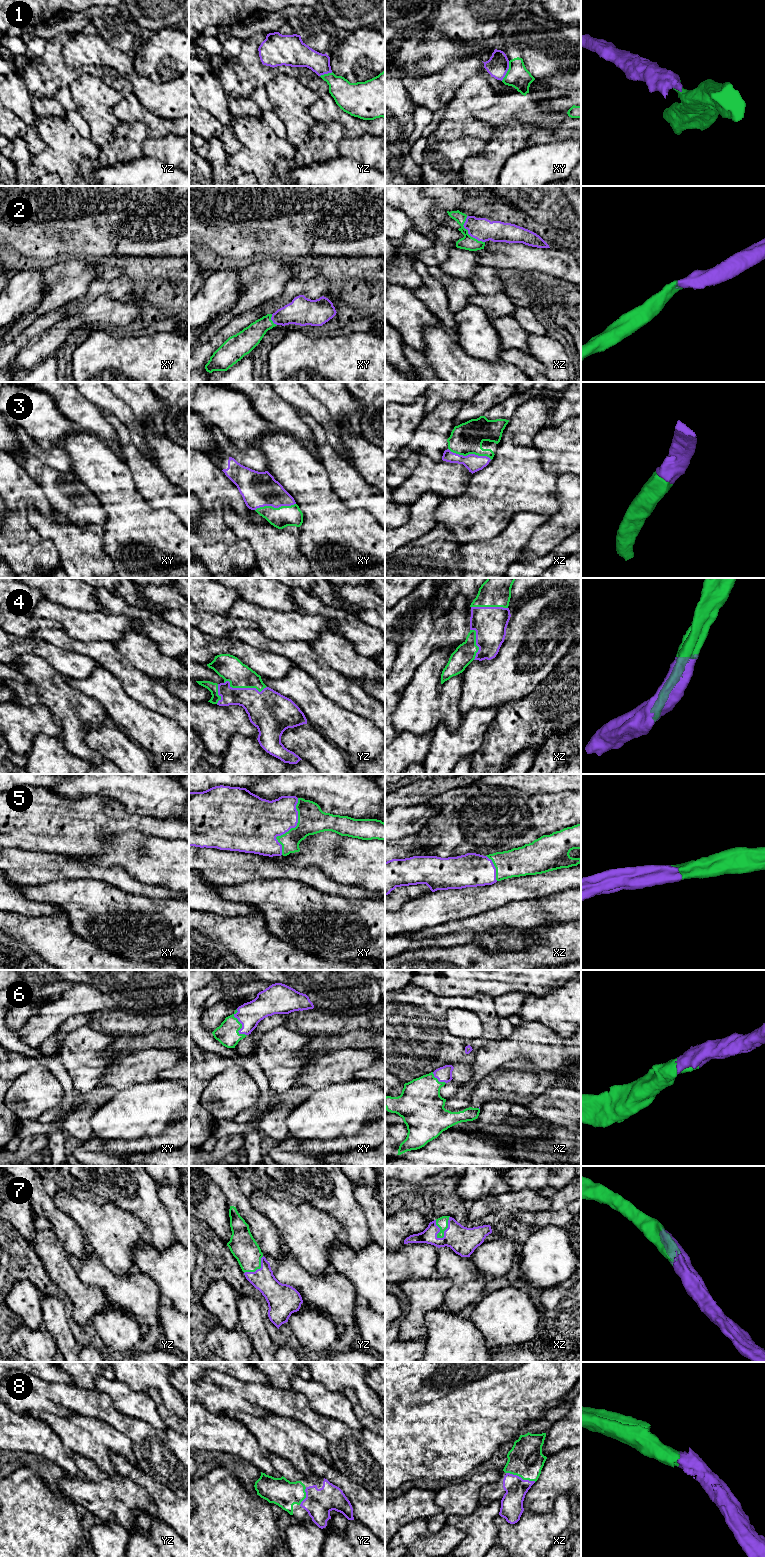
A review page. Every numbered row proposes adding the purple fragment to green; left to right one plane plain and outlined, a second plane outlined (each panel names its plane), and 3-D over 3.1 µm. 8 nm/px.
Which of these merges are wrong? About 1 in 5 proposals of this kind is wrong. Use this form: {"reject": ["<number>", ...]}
{"reject": ["1"]}

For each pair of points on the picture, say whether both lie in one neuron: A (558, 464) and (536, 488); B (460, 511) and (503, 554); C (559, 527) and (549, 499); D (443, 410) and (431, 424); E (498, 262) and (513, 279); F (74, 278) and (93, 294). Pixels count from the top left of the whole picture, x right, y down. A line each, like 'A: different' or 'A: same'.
A: different
B: different
C: different
D: same
E: different
F: different

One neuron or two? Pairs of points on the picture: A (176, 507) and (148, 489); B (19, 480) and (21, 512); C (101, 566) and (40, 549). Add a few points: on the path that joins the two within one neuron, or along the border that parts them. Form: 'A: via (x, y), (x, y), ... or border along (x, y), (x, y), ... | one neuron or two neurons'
A: via (171, 499), (161, 489), (156, 489) | one neuron
B: border along (27, 502), (20, 500), (17, 506), (10, 510) | two neurons
C: border along (41, 537), (52, 542), (57, 551), (61, 566) | two neurons

